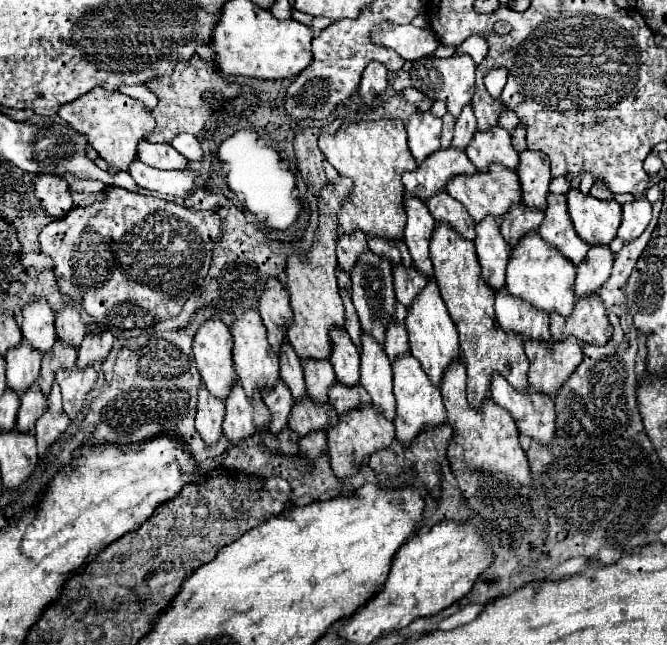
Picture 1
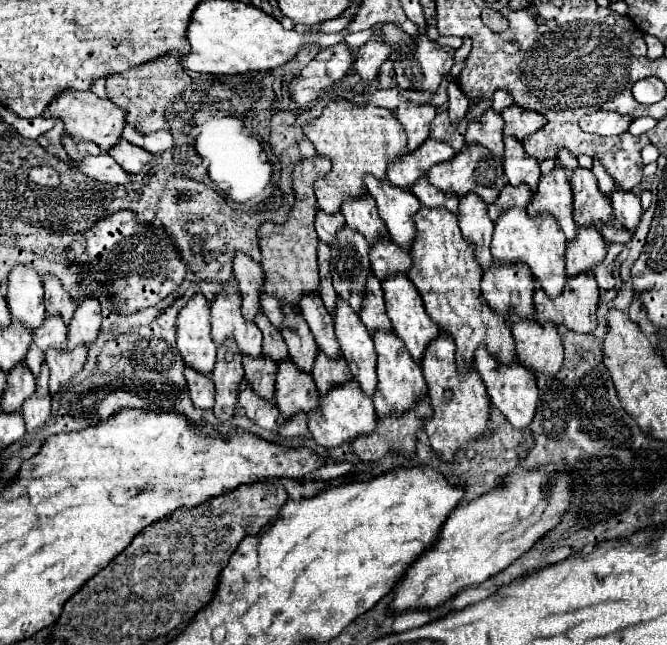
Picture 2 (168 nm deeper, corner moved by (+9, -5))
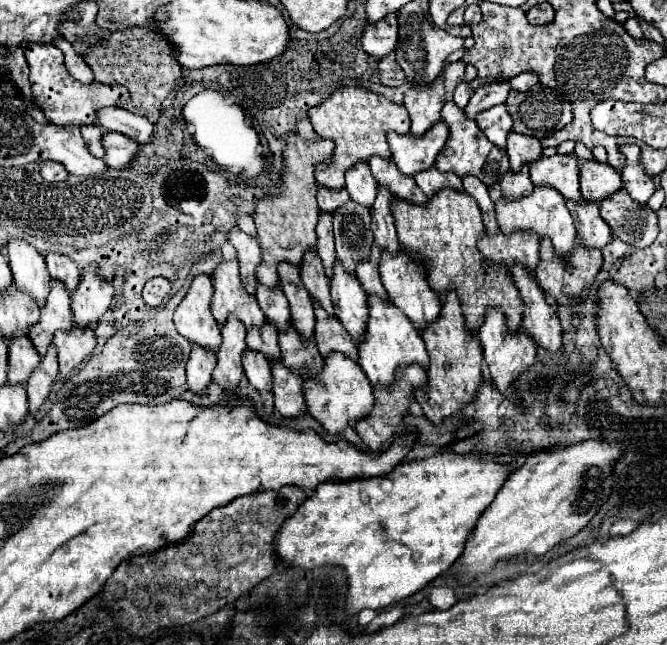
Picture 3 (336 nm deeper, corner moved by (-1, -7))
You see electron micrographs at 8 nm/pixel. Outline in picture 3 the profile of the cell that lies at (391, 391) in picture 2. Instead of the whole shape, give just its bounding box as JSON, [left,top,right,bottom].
[359,295,429,385]

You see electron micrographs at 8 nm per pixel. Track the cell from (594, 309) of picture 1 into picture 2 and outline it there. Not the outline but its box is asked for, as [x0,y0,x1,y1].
[535,273,599,333]

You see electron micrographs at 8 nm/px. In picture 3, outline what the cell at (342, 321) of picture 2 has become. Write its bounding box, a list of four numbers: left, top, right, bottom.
[331,259,367,345]

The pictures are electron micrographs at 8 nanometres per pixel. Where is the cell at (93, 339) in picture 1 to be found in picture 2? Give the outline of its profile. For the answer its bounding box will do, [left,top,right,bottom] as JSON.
[67,299,101,349]

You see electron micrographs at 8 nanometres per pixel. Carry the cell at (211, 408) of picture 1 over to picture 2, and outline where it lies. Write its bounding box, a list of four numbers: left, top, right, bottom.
[185,367,215,409]

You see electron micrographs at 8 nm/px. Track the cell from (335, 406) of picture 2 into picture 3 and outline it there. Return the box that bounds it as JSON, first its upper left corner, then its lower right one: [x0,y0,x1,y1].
[303,353,373,433]

